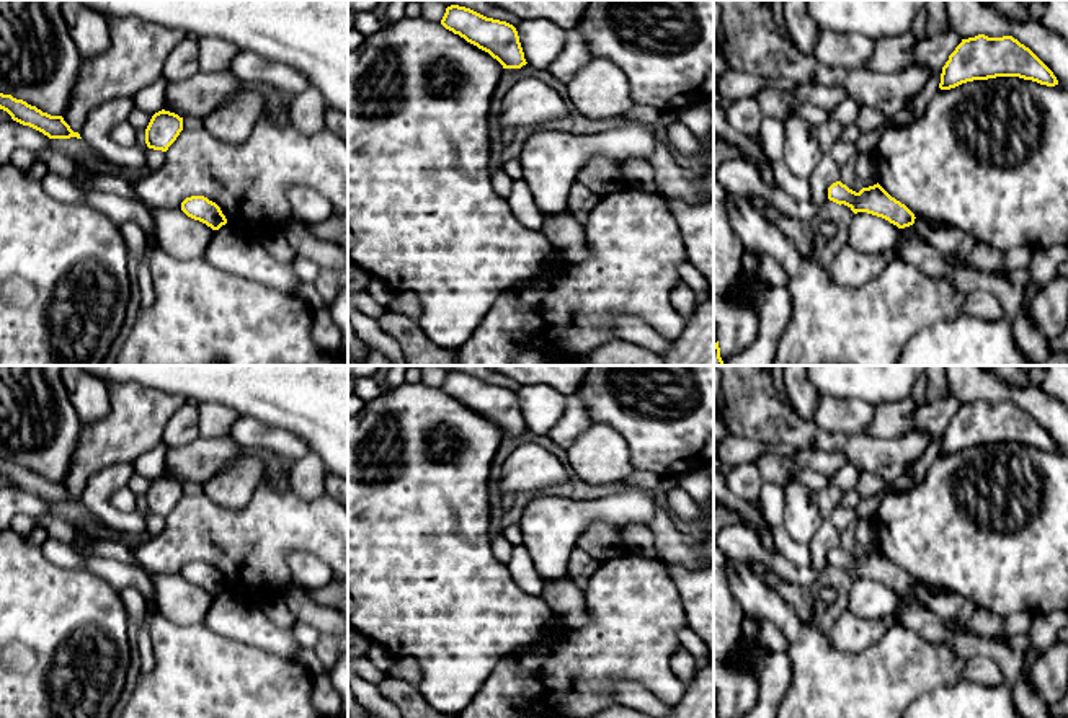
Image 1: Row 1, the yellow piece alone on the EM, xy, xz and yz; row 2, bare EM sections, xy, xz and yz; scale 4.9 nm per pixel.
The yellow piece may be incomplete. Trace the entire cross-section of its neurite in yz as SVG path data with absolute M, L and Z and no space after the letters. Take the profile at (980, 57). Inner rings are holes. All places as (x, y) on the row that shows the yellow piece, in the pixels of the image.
M978 34L962 39L942 67L941 90L950 90L973 80L1019 77L1040 85L1058 85L1053 72L1012 36L988 38Z

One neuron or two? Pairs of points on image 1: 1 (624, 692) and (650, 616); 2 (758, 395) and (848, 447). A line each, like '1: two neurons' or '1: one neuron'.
1: two neurons
2: one neuron

